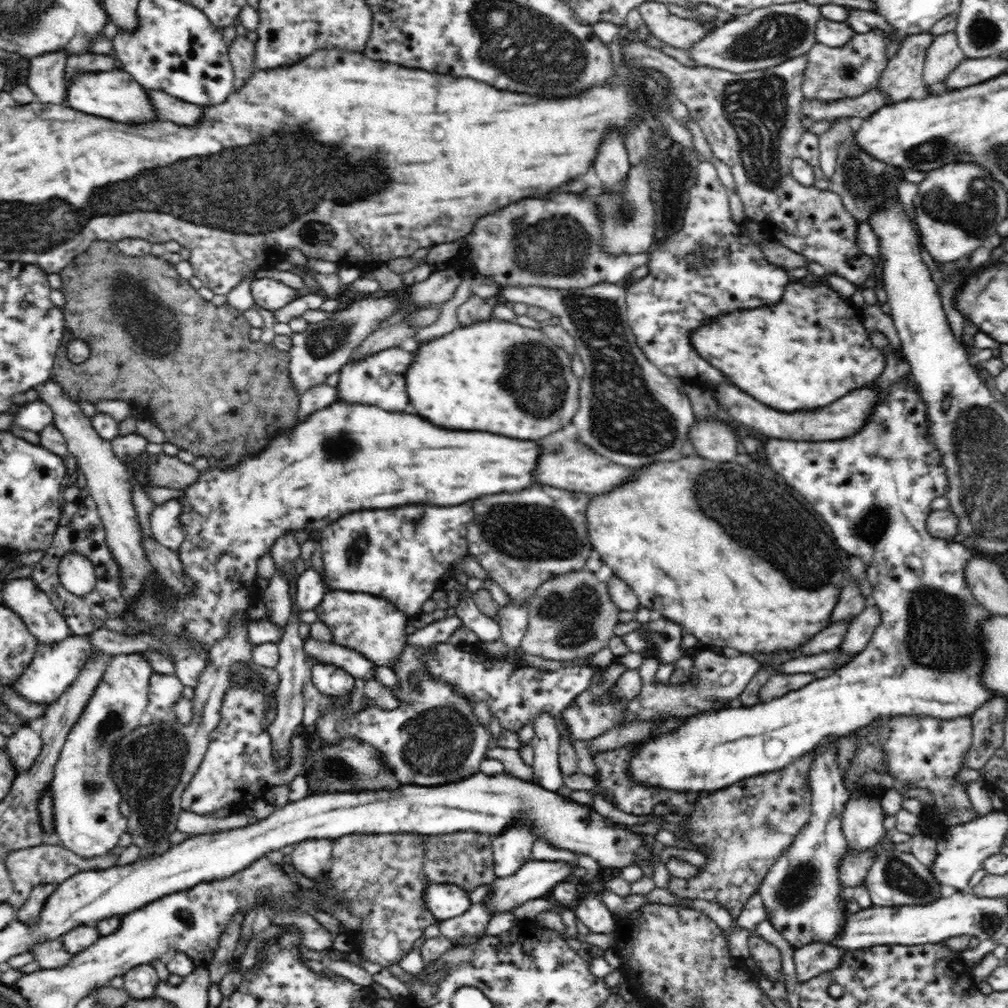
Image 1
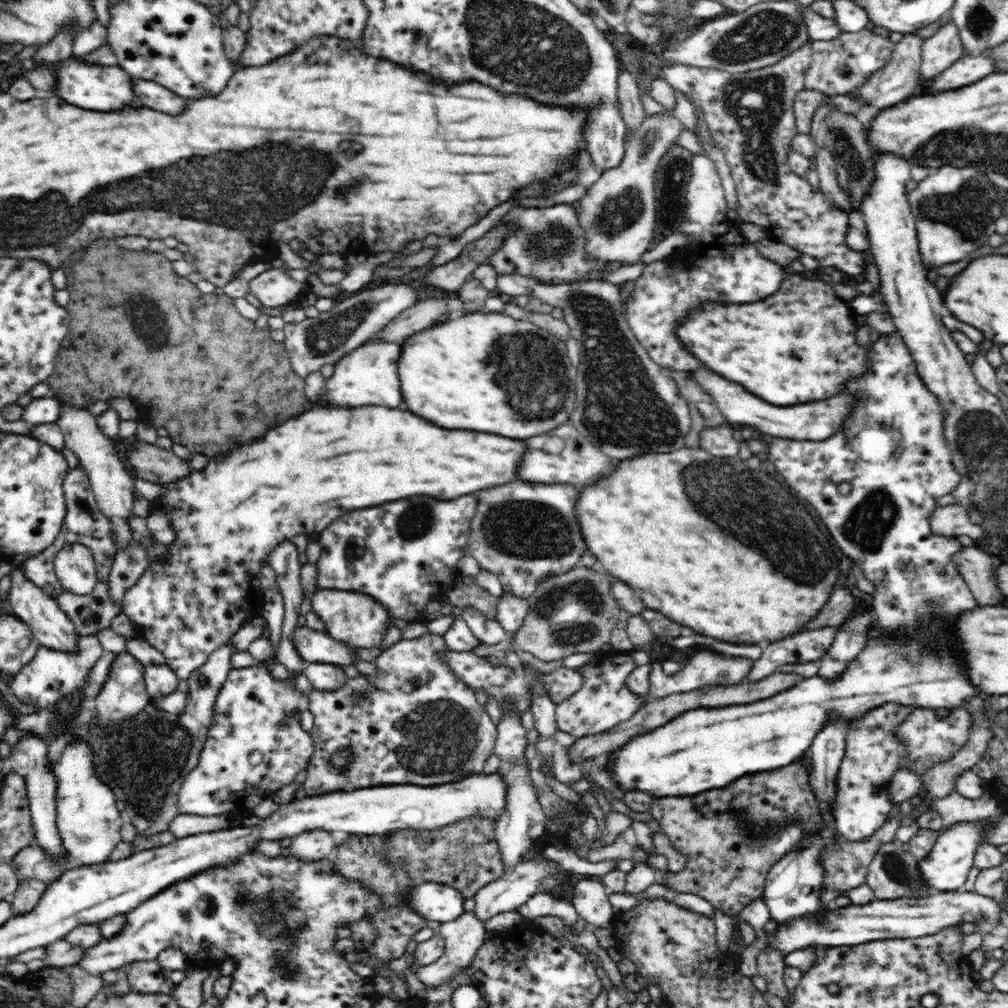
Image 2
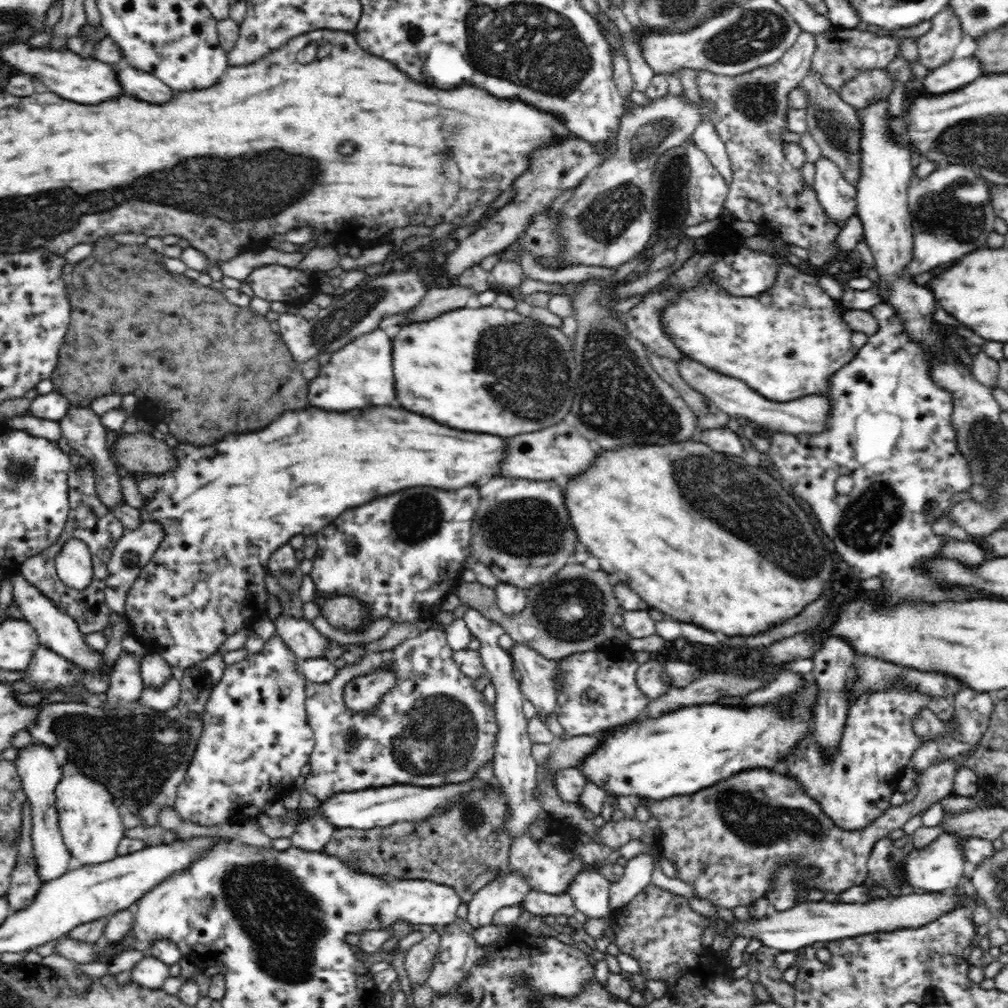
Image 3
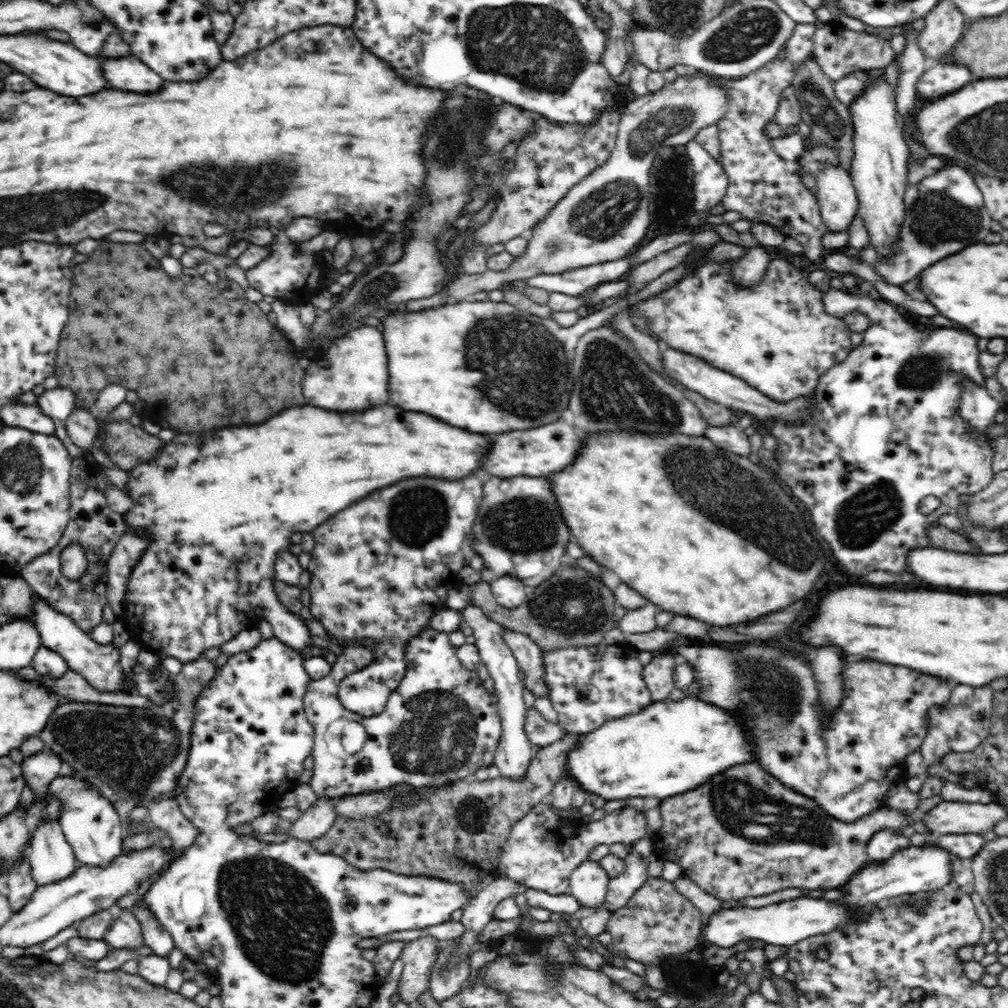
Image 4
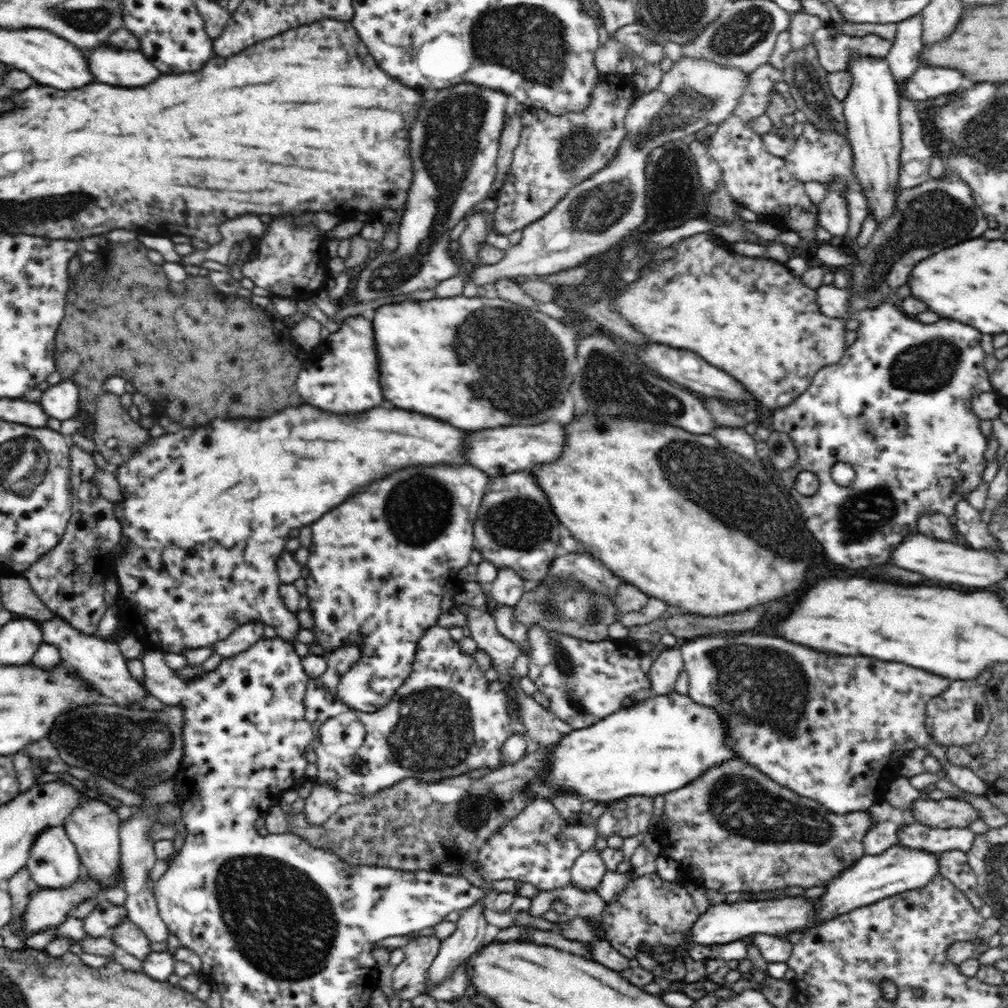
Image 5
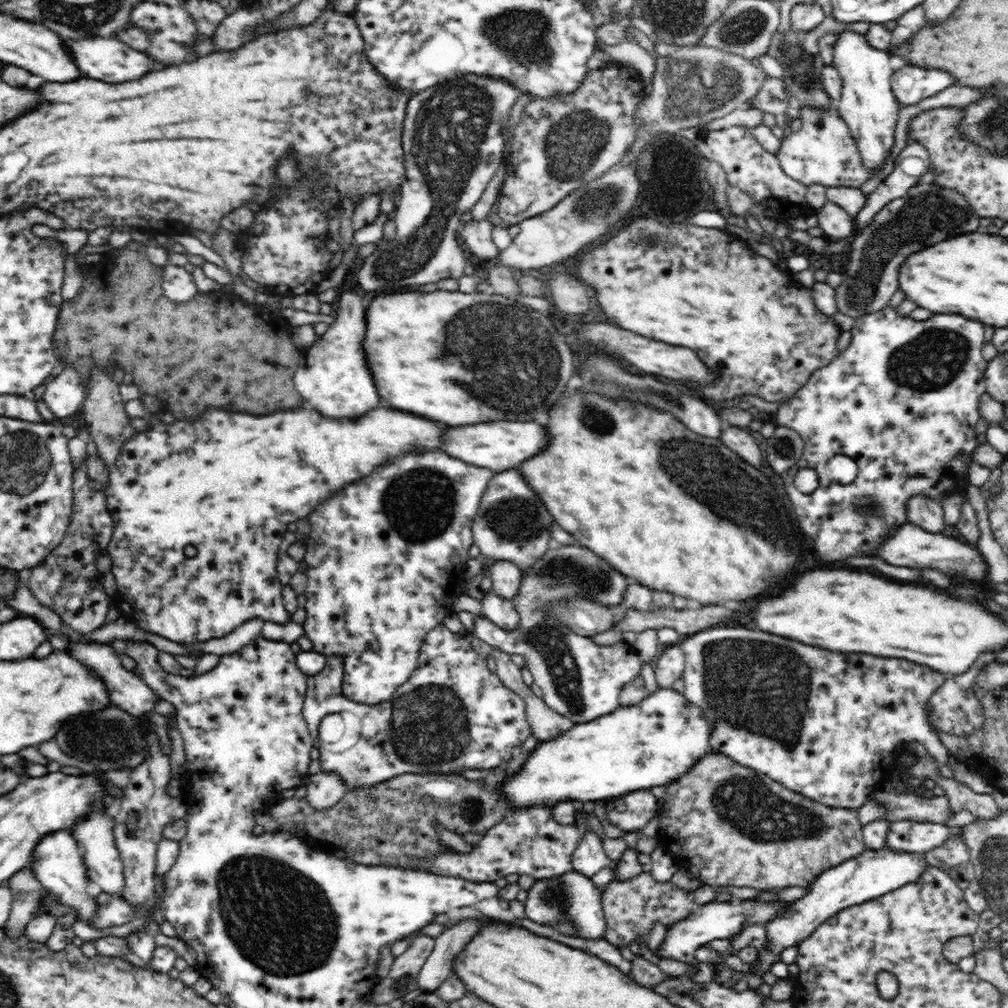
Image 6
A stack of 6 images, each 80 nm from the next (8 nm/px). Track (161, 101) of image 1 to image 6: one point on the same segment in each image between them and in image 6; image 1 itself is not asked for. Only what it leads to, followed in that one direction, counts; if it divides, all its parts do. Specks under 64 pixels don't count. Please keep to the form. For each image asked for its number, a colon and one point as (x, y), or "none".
2: (151, 94)
3: (144, 86)
4: (127, 73)
5: (110, 65)
6: (109, 59)

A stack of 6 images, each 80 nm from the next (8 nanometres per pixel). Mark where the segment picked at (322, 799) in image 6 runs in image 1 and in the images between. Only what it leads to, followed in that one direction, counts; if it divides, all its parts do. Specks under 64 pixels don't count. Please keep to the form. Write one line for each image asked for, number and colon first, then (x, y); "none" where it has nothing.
1: (311, 858)
2: (315, 845)
3: (312, 834)
4: (317, 820)
5: (324, 800)

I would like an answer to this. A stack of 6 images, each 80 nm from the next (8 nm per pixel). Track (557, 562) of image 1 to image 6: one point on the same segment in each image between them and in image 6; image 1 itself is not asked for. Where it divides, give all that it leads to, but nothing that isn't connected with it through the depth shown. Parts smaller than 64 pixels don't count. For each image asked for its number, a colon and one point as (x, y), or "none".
2: (524, 532)
3: (522, 531)
4: (519, 531)
5: (516, 528)
6: (512, 523)

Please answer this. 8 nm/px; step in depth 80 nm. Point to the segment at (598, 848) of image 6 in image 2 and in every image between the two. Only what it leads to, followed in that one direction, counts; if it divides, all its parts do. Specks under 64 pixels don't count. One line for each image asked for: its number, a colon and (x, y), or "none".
2: (589, 898)
3: (590, 891)
4: (589, 883)
5: (587, 873)

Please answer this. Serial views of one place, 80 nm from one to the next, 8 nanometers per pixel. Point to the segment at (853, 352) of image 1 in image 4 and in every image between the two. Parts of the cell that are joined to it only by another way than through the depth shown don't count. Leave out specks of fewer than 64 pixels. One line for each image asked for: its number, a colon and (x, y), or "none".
2: (798, 346)
3: (786, 343)
4: (776, 336)

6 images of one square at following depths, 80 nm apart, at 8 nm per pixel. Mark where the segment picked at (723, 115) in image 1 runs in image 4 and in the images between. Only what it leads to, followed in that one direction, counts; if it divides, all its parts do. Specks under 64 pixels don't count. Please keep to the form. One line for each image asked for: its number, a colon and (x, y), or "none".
2: (750, 115)
3: (749, 111)
4: (763, 187)

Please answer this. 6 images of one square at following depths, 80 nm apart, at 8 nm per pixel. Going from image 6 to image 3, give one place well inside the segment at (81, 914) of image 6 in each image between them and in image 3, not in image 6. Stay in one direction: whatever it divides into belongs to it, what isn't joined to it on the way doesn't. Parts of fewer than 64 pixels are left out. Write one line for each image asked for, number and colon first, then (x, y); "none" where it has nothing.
3: (39, 771)
4: (51, 857)
5: (53, 862)

